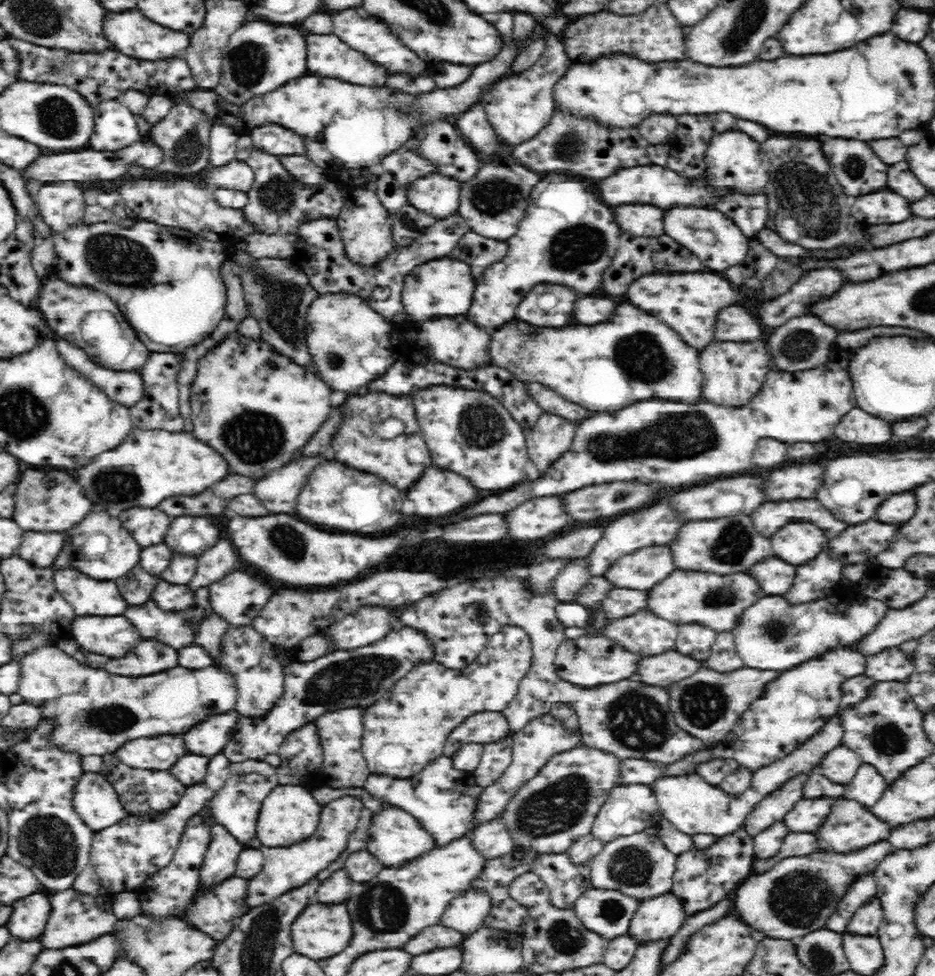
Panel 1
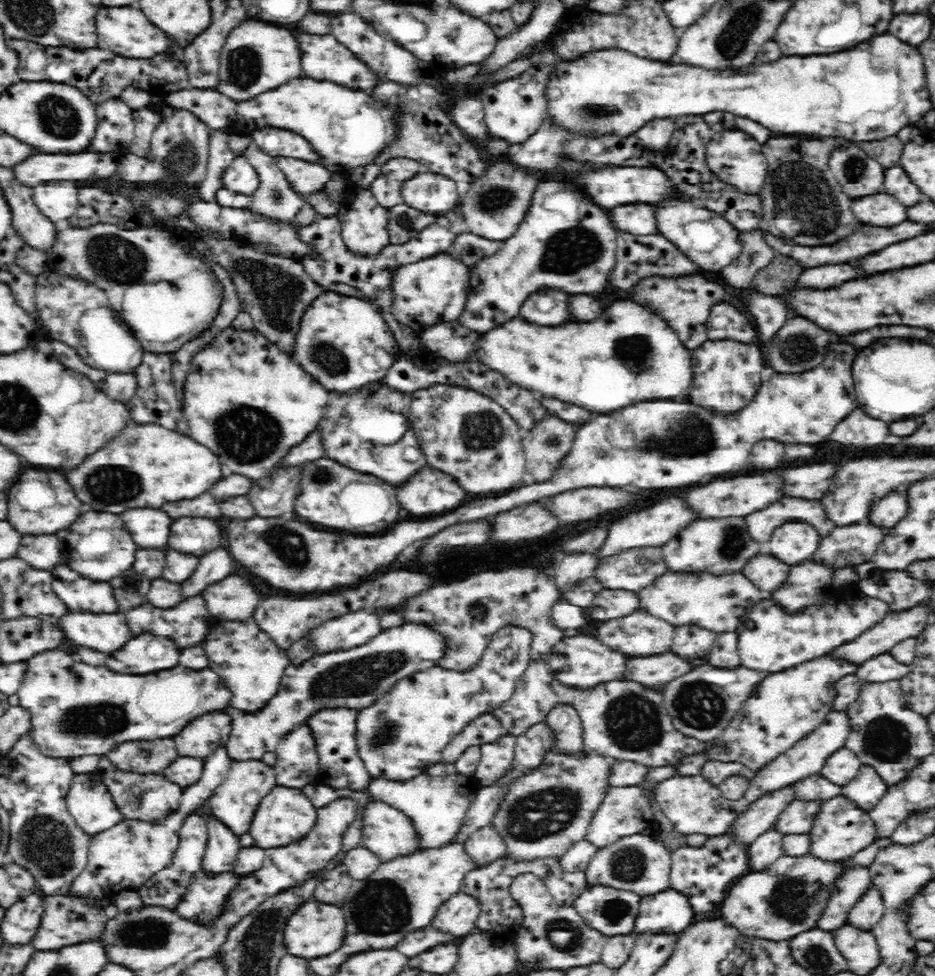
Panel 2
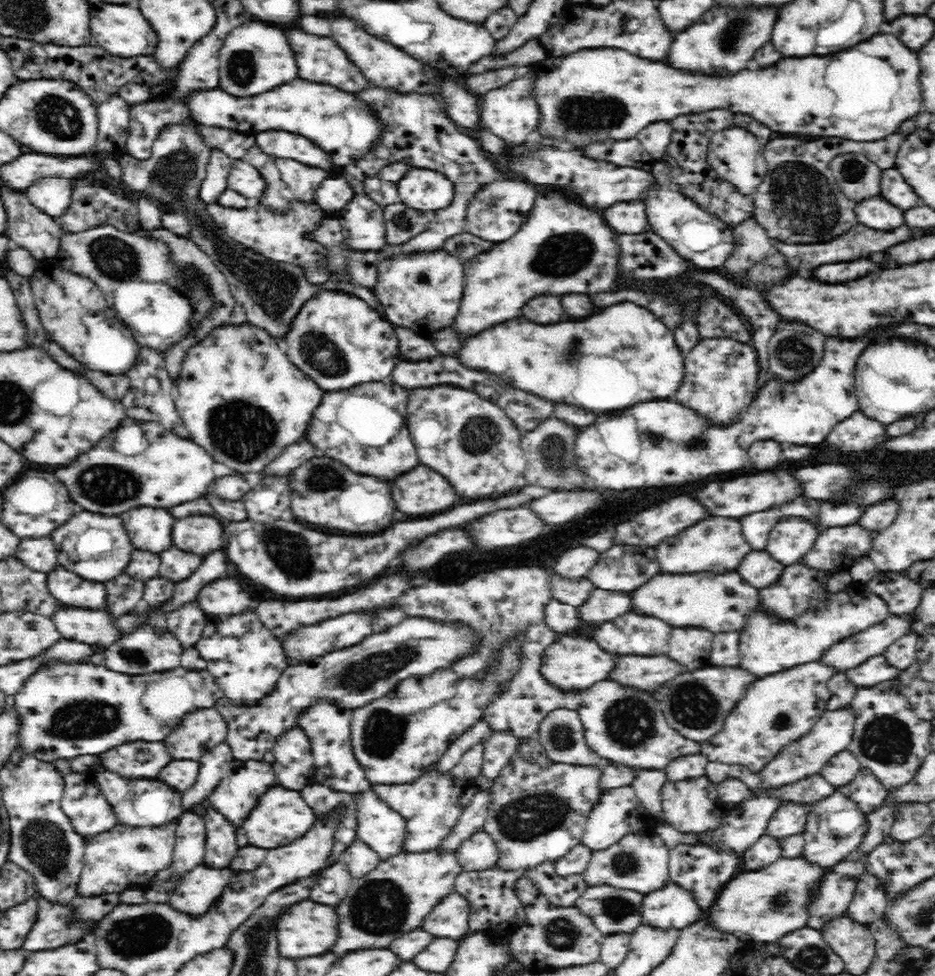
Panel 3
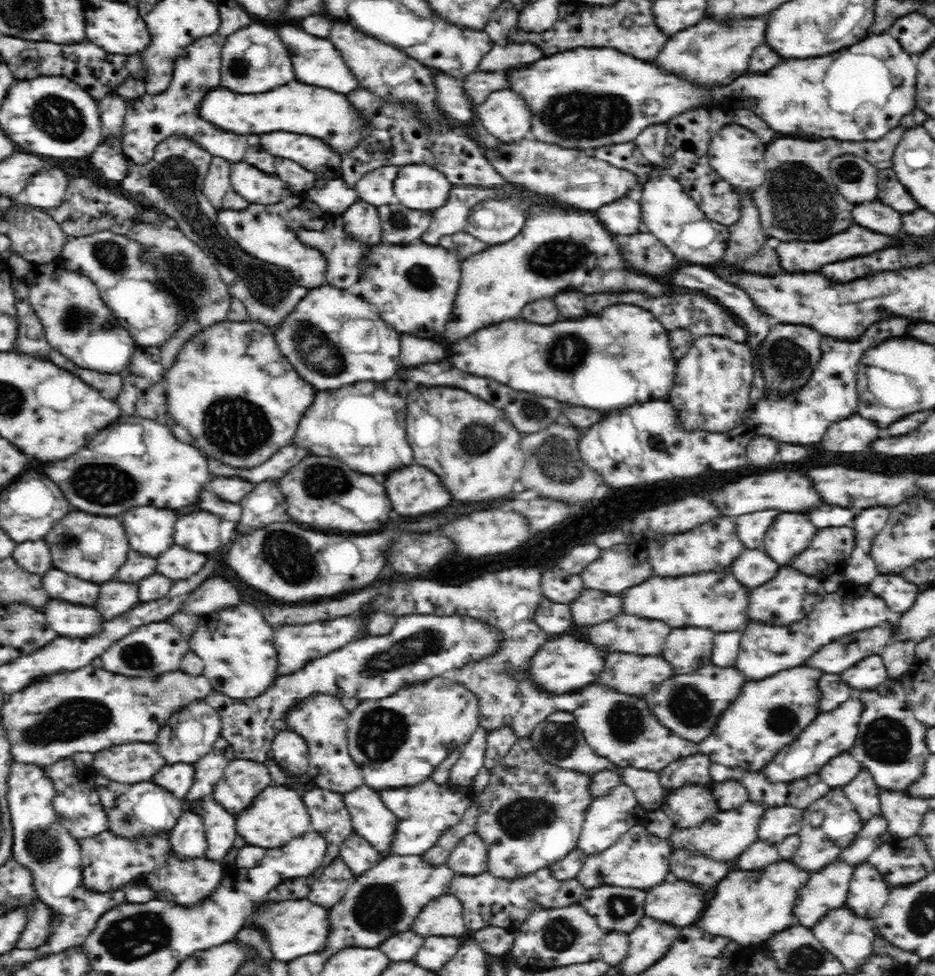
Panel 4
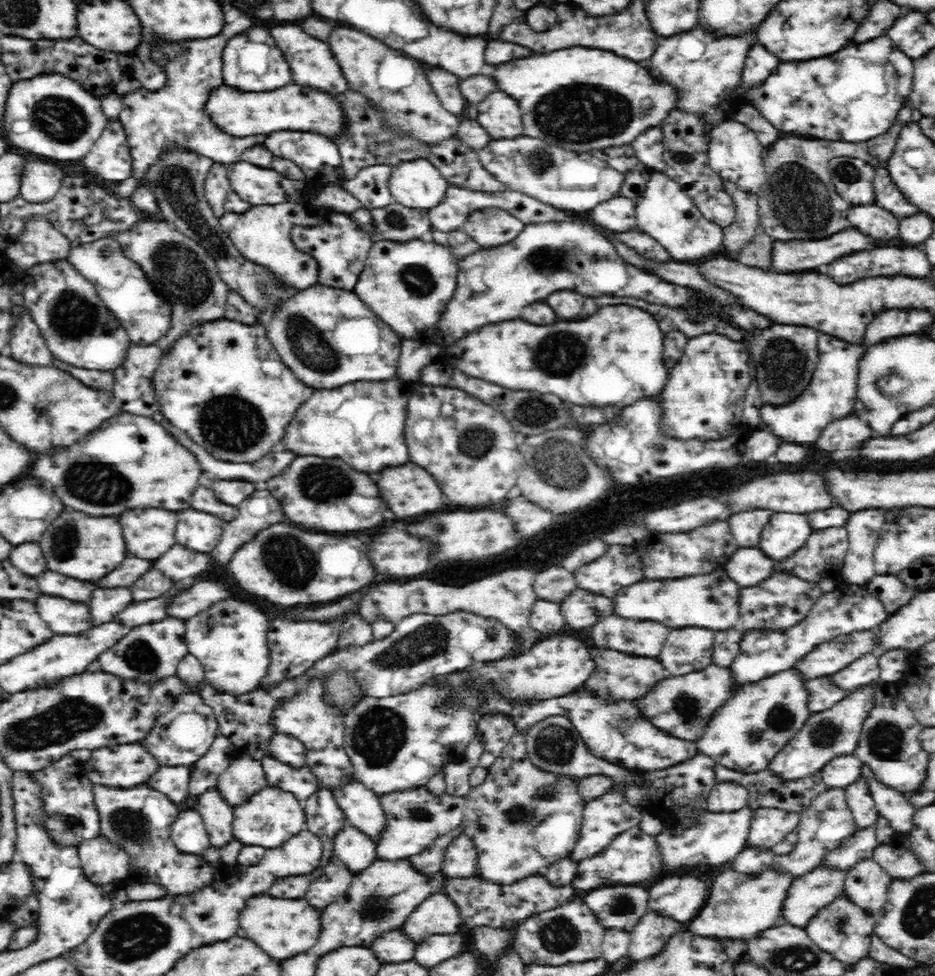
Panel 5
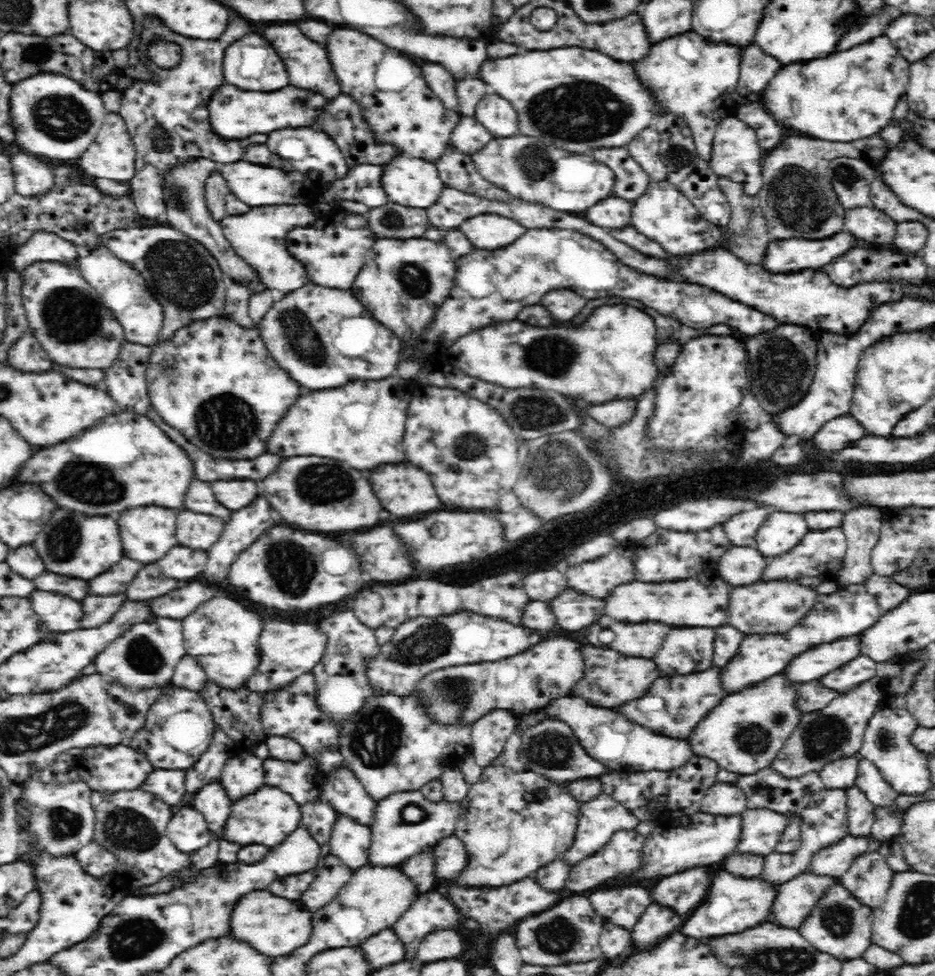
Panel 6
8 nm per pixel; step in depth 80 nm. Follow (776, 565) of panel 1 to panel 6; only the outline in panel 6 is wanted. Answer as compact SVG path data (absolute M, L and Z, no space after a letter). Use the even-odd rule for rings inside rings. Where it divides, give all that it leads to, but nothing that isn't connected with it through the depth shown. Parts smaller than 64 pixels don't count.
M736 546L720 562L720 574L734 586L748 586L762 581L766 566L766 558L758 550Z

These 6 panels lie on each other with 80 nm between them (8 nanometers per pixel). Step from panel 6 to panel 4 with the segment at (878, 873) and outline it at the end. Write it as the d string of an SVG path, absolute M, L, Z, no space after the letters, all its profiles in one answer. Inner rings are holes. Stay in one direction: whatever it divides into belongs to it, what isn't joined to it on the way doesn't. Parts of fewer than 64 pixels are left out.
M866 863L856 865L850 880L846 907L858 918L874 920L886 906L890 888L877 870Z

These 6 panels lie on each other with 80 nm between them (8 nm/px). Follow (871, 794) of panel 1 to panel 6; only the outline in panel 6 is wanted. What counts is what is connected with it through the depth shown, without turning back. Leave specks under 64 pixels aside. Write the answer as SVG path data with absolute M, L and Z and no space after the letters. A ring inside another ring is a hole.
M852 786L845 792L849 815L848 834L870 837L876 819L875 812L878 809L872 805L867 795L858 786Z

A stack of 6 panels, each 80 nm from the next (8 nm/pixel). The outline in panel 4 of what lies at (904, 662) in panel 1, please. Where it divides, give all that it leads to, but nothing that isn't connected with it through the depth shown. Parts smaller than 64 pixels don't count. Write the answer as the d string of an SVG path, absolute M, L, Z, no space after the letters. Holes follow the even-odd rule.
M870 655L840 675L857 691L876 688L889 679L888 667L884 665L881 655Z

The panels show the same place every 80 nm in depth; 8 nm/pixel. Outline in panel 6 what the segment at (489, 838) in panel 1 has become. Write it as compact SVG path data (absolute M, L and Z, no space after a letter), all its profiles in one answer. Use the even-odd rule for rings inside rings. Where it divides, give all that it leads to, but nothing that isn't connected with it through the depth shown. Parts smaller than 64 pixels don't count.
M454 834L443 839L434 846L436 854L436 876L438 878L454 879L458 878L470 862L466 844L462 838Z

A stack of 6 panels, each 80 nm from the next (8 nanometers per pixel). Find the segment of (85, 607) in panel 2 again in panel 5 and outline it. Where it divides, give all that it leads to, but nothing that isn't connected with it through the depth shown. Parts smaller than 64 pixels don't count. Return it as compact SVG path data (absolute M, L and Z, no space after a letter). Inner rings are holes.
M48 569L36 576L40 589L53 597L65 598L72 602L90 602L96 584L92 582L80 582L59 572Z

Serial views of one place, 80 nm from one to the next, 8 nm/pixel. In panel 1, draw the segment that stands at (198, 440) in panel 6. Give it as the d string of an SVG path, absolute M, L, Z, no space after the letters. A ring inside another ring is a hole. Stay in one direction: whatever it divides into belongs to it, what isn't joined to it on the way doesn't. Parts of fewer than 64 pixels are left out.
M235 333L202 358L200 365L192 382L190 398L193 436L208 442L208 446L216 446L228 460L232 472L242 476L260 480L301 456L300 450L315 437L333 409L330 404L332 388L322 377L291 362L263 340L252 340Z

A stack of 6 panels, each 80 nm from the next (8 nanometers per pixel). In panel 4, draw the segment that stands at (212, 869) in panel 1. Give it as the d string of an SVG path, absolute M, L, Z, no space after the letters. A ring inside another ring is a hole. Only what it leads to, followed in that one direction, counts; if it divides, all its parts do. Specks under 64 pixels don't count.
M208 798L202 806L202 818L208 838L206 858L220 862L230 854L230 850L234 850L234 840L238 836L236 820L230 814L224 814L224 810L220 810L220 806Z

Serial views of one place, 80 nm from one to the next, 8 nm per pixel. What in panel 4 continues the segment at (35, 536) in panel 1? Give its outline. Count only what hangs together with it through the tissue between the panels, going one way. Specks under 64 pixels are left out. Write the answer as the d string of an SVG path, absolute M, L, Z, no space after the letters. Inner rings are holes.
M47 540L24 541L17 544L13 557L26 571L44 575L52 569L52 554Z

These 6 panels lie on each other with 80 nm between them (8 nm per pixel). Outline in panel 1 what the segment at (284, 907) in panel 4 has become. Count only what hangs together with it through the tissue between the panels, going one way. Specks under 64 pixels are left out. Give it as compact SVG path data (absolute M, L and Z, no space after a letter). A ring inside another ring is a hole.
M312 904L300 914L300 918L294 922L292 928L292 938L294 938L294 952L304 954L312 960L324 960L332 958L340 952L344 952L354 936L352 930L352 916L346 908L346 904Z

